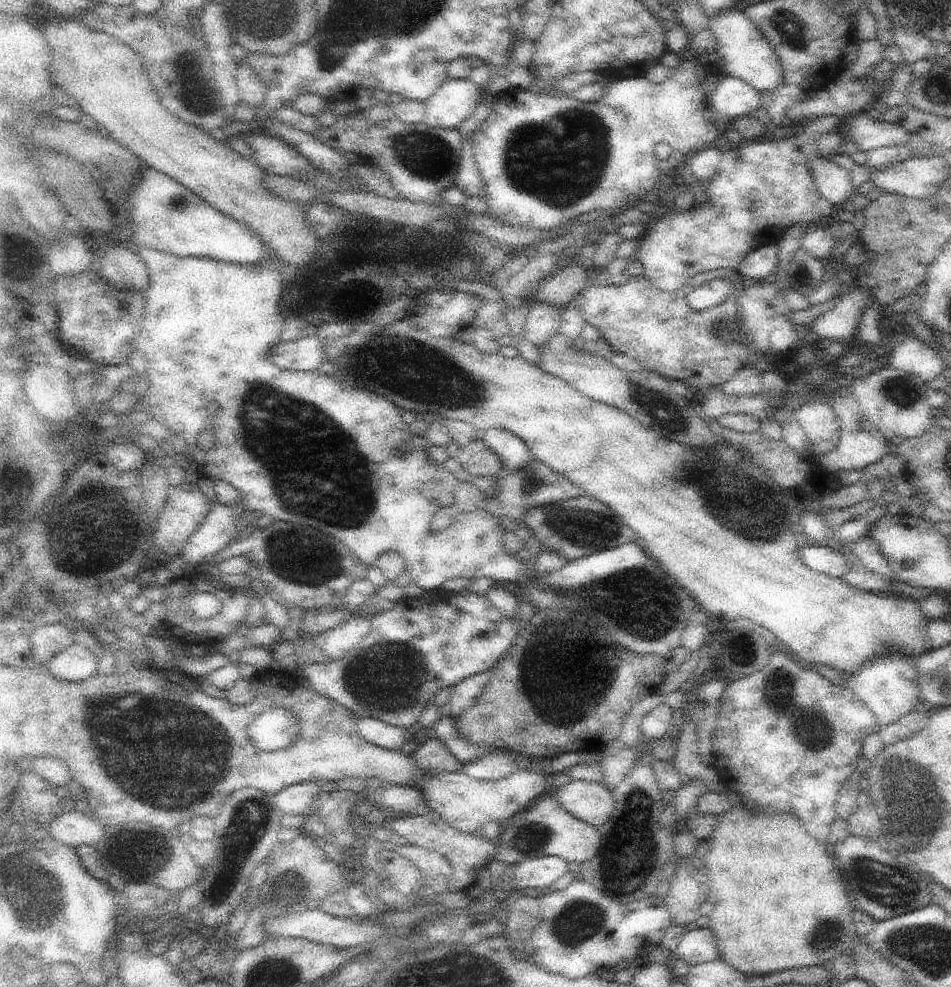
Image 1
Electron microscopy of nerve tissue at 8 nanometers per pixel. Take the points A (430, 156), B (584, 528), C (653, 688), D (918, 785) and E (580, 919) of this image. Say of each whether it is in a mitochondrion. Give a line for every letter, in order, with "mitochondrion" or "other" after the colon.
A: mitochondrion
B: mitochondrion
C: other
D: mitochondrion
E: mitochondrion

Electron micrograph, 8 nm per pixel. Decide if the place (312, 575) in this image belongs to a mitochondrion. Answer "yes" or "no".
yes

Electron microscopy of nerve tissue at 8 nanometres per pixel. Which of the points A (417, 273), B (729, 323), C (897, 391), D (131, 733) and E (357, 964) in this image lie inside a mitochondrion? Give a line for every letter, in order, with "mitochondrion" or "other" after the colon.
A: other
B: mitochondrion
C: mitochondrion
D: mitochondrion
E: other

